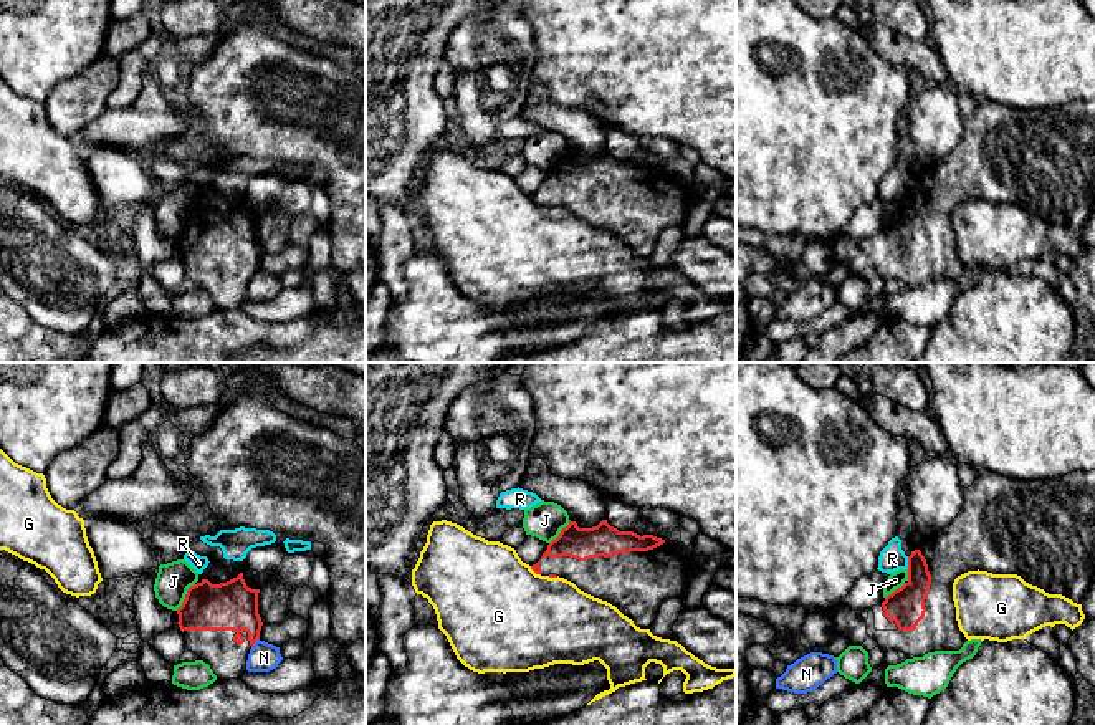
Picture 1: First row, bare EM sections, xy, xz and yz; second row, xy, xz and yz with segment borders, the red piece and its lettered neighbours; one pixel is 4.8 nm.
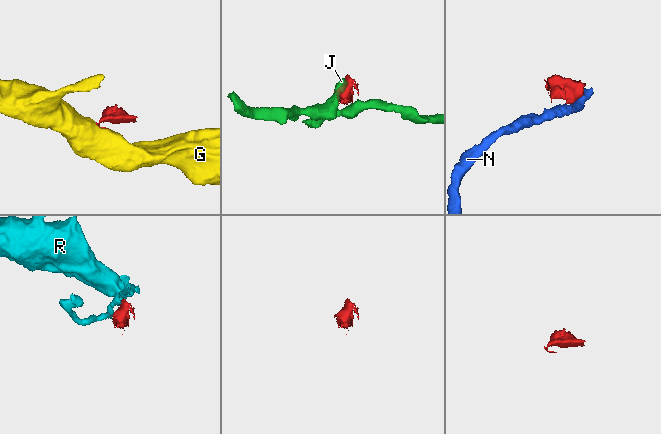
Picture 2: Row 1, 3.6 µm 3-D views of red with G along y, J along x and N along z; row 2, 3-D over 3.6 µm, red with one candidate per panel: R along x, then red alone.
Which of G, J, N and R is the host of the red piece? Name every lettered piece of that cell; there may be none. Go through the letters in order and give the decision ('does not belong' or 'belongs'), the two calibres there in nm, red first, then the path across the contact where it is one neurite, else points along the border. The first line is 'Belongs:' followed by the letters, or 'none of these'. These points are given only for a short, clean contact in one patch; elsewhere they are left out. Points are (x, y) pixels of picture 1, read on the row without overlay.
Belongs: none of these
G: does not belong | 50/500 nm | along xz (530, 196), (540, 204)
J: does not belong | 240/160 nm | along xy (194, 212), (176, 239)
N: does not belong | 240/140 nm | along xy (258, 267), (252, 277)
R: does not belong | 180/130 nm

